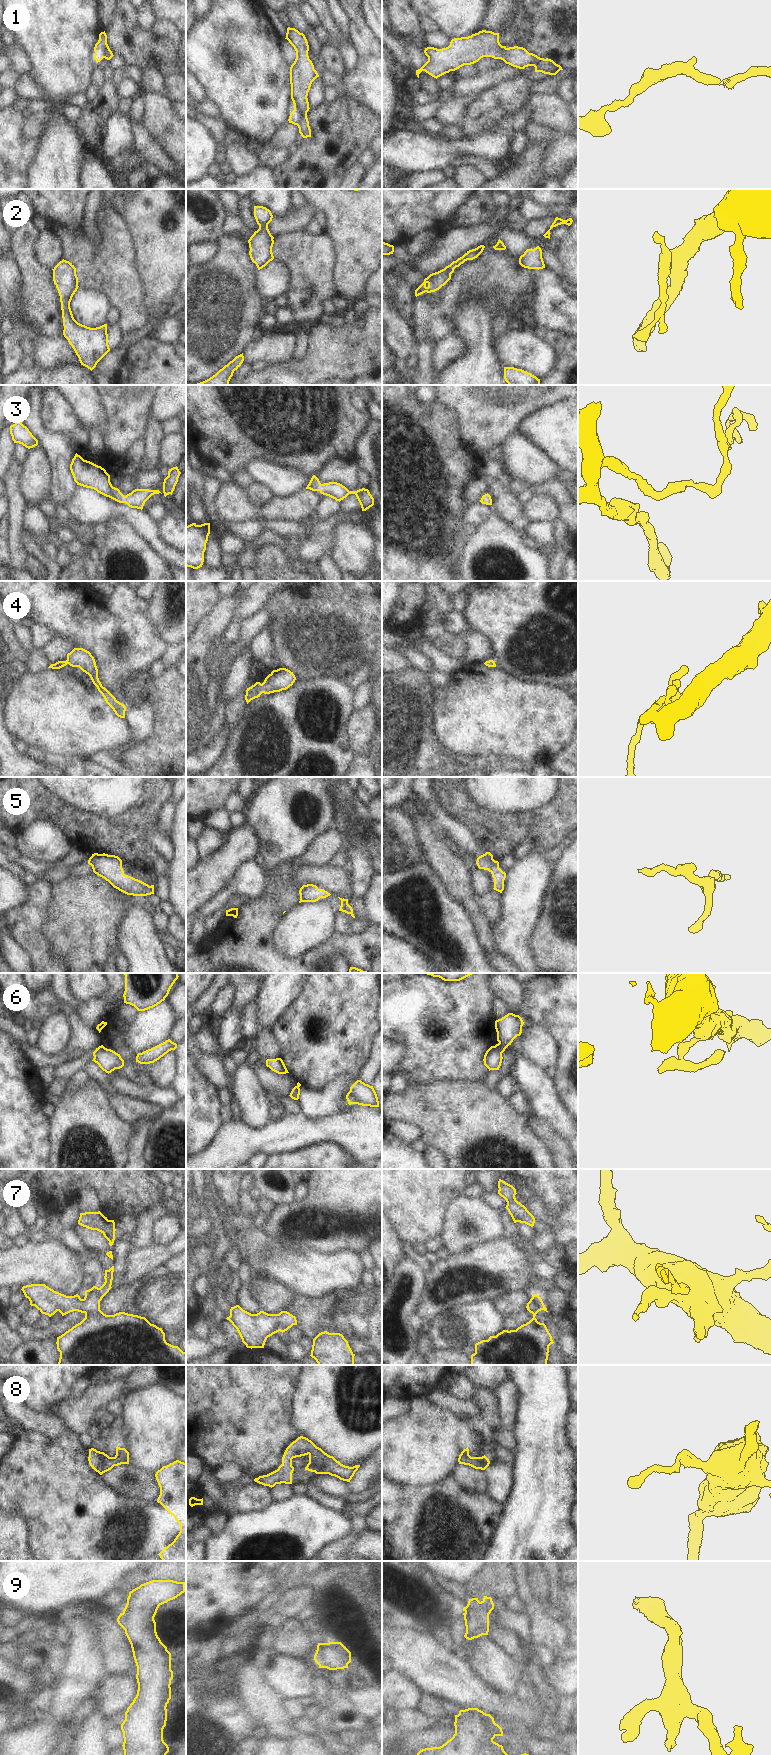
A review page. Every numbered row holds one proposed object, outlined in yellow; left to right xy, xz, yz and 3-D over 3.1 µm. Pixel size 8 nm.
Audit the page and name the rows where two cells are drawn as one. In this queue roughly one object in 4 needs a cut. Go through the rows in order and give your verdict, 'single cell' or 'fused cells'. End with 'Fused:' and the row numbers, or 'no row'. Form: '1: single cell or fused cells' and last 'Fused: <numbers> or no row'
1: single cell
2: single cell
3: single cell
4: single cell
5: single cell
6: fused cells
7: single cell
8: single cell
9: single cell
Fused: 6

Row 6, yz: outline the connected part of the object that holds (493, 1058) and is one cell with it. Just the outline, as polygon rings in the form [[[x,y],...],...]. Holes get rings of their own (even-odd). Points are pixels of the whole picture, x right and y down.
[[[491,1046],[484,1055],[484,1065],[490,1070],[499,1070],[502,1063],[502,1053],[495,1046]]]

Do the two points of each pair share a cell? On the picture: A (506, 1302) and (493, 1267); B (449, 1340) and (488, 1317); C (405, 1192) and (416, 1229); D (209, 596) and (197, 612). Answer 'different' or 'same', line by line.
A: different
B: same
C: same
D: same

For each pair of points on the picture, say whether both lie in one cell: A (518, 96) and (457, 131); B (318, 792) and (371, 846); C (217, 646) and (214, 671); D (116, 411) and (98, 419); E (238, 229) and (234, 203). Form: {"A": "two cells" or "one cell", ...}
{"A": "one cell", "B": "two cells", "C": "one cell", "D": "two cells", "E": "one cell"}

